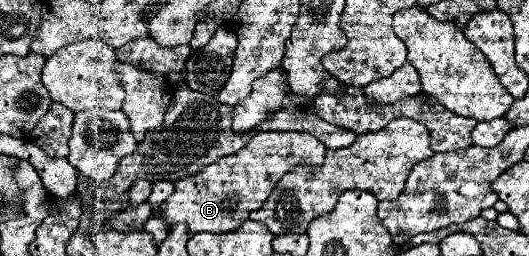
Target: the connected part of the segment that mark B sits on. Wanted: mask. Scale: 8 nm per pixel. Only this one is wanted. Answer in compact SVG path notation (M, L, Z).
M257 132L237 154L225 156L195 176L175 182L175 192L161 204L161 216L167 224L185 222L195 232L225 234L235 232L253 210L259 210L275 184L299 164L321 166L325 160L325 144L307 132Z

